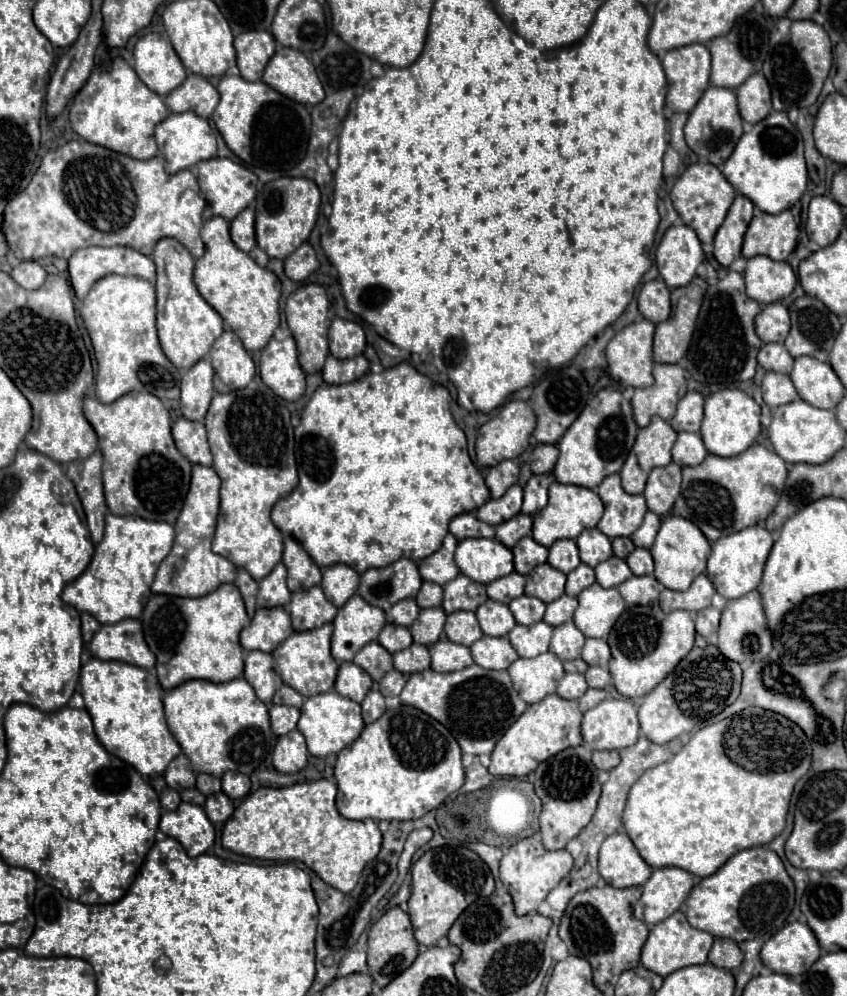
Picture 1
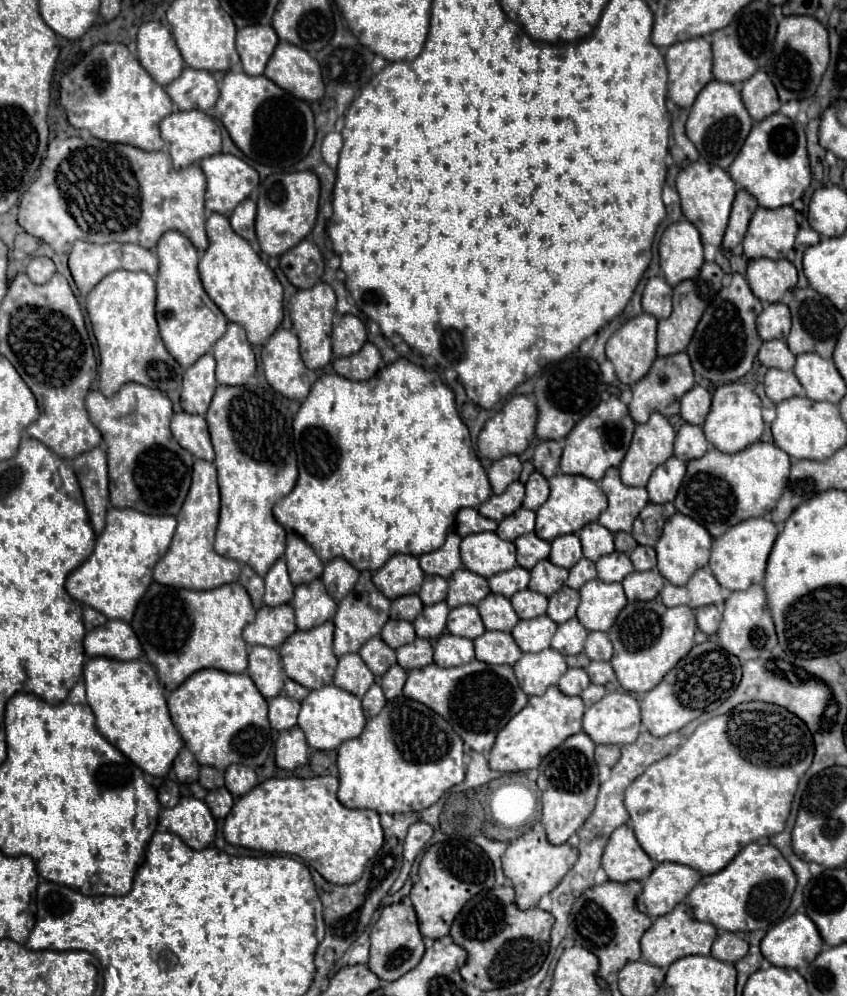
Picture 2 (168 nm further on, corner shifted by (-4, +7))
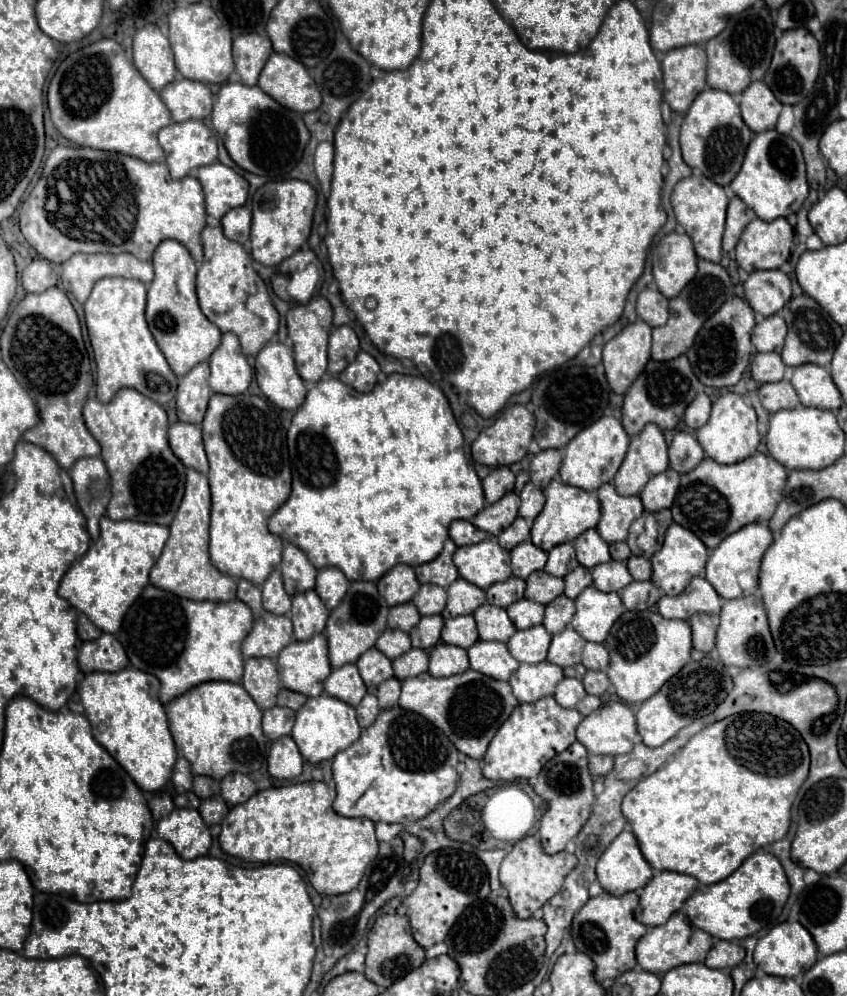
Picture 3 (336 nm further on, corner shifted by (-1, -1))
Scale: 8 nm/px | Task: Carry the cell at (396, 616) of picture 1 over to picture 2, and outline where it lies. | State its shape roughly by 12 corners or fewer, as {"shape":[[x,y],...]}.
{"shape":[[418,595],[392,601],[390,617],[414,621],[422,611]]}

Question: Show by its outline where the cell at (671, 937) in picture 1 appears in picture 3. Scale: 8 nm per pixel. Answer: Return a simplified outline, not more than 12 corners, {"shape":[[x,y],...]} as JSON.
{"shape":[[677,911],[649,927],[637,963],[655,975],[703,963],[713,937]]}

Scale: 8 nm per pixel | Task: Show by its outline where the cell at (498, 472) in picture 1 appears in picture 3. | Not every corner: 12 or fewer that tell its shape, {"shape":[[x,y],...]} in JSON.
{"shape":[[497,467],[483,479],[487,503],[513,491],[515,473]]}

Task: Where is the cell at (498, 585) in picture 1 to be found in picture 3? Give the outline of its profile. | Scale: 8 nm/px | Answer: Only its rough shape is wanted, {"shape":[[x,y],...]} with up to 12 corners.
{"shape":[[519,577],[493,583],[487,601],[509,607],[523,599],[525,581]]}

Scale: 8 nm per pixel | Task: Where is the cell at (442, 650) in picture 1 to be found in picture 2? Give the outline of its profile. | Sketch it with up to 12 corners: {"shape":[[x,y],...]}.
{"shape":[[444,633],[434,663],[456,667],[474,659],[470,639]]}

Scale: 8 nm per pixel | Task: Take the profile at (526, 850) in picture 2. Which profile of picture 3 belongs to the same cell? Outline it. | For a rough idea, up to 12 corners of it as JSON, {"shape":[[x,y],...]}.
{"shape":[[529,835],[505,855],[499,879],[519,917],[531,917],[577,865]]}

